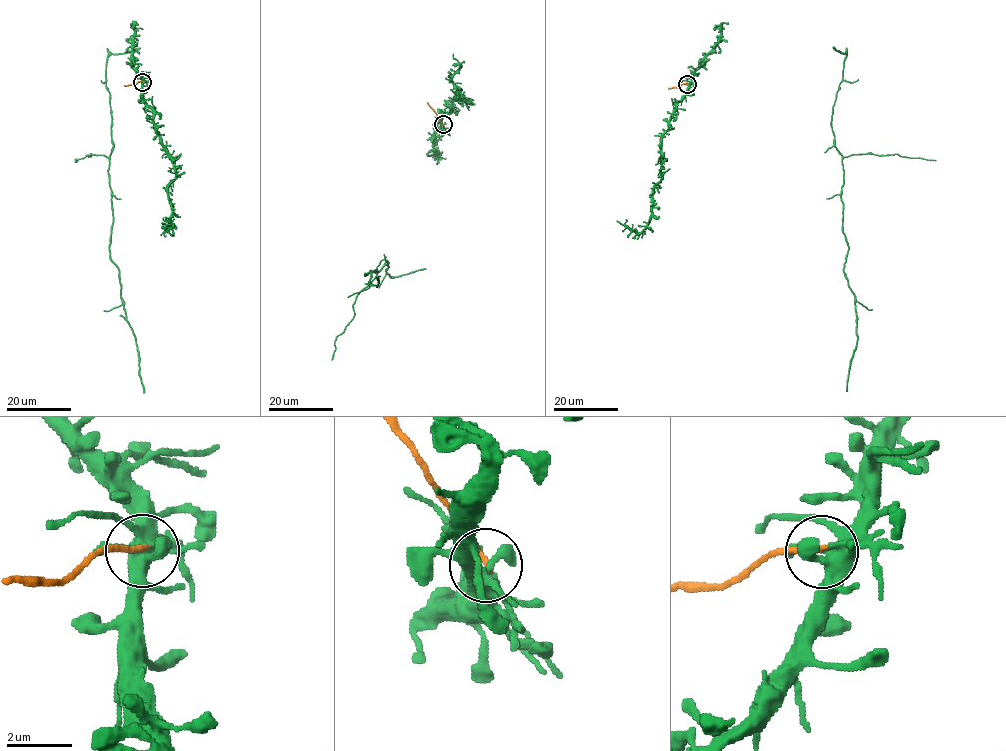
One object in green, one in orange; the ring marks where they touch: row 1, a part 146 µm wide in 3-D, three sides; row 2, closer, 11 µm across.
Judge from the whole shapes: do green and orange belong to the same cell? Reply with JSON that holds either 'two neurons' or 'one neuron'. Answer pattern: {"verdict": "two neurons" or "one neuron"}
{"verdict": "two neurons"}

